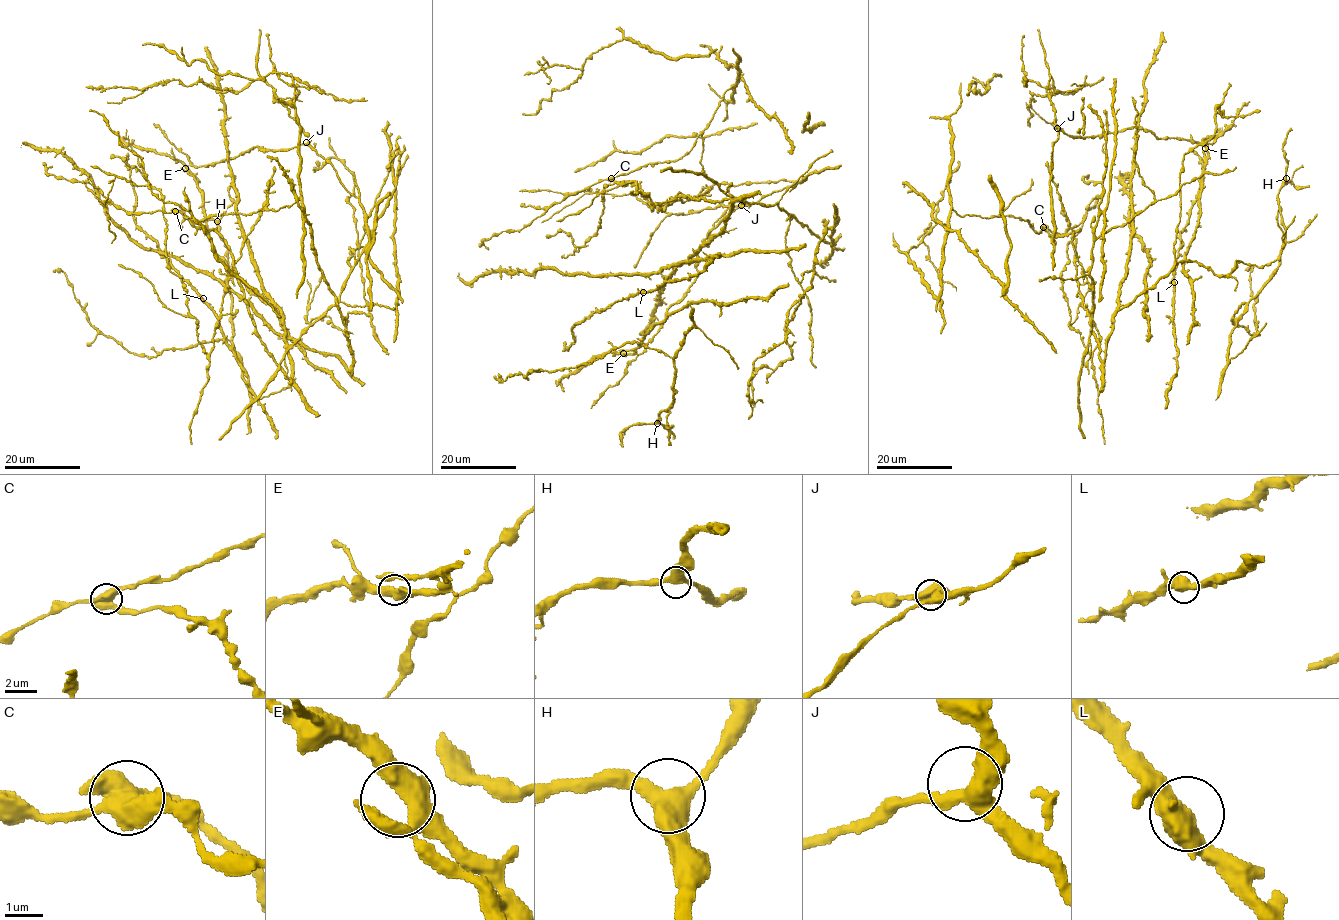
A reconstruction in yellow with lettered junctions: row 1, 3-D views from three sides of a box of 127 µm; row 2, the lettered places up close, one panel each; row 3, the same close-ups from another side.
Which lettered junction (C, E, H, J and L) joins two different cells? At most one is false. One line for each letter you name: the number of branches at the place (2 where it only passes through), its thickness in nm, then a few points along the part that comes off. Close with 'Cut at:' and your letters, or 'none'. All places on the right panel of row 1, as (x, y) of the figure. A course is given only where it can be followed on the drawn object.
Cut at: none

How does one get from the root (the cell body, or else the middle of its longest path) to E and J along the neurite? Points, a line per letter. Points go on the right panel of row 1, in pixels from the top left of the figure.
E: (1054, 227), (1050, 176), (1052, 144), (1059, 130), (1085, 138), (1136, 127), (1161, 138), (1212, 143), (1205, 148)
J: (1054, 227), (1050, 176), (1052, 144), (1058, 137), (1057, 128)

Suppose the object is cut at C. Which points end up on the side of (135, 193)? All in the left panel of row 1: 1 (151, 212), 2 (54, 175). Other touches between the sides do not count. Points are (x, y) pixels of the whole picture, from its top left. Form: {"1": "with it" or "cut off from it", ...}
{"1": "cut off from it", "2": "cut off from it"}

